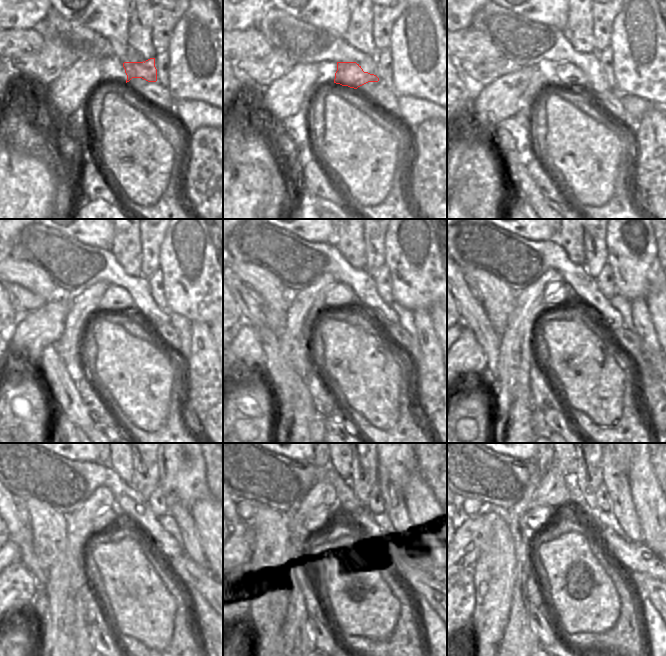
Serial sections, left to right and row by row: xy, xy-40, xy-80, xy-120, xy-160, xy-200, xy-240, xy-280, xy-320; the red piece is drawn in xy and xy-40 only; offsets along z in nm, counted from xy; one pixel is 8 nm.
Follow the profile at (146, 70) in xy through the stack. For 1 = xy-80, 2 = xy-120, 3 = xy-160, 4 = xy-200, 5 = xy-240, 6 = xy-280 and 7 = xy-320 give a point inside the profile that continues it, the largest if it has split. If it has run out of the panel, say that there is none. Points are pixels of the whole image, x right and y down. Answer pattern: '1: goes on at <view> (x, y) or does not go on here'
1: goes on at xy-80 (566, 74)
2: goes on at xy-120 (116, 299)
3: goes on at xy-160 (340, 298)
4: goes on at xy-200 (559, 295)
5: goes on at xy-240 (109, 518)
6: goes on at xy-280 (324, 519)
7: goes on at xy-320 (540, 517)

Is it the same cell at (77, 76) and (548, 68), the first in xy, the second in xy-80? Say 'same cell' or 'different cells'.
different cells

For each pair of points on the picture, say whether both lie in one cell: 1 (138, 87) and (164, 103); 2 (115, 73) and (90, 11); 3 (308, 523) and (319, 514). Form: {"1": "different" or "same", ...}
{"1": "same", "2": "same", "3": "same"}

